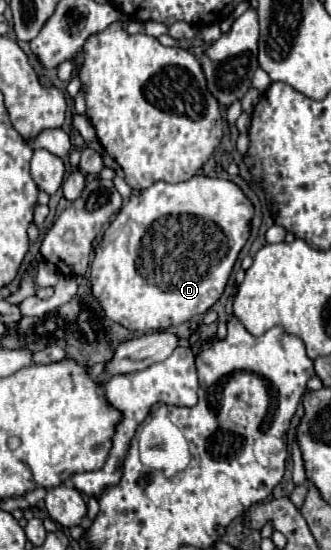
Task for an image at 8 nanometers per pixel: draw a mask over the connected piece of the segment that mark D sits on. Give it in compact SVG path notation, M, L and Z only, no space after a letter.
M194 176L186 182L178 182L178 184L168 184L168 182L154 182L154 186L140 190L140 192L132 192L130 200L120 208L120 212L114 216L114 220L110 222L108 230L104 232L102 242L96 248L96 256L92 262L92 294L94 298L102 304L106 316L130 330L140 330L140 332L150 332L150 330L166 330L170 326L178 326L194 316L204 314L224 292L226 282L230 278L230 272L234 268L234 262L240 254L240 250L244 248L246 240L250 238L250 220L254 216L254 206L248 200L248 196L242 192L242 188L230 180L224 178L210 178L210 176Z

